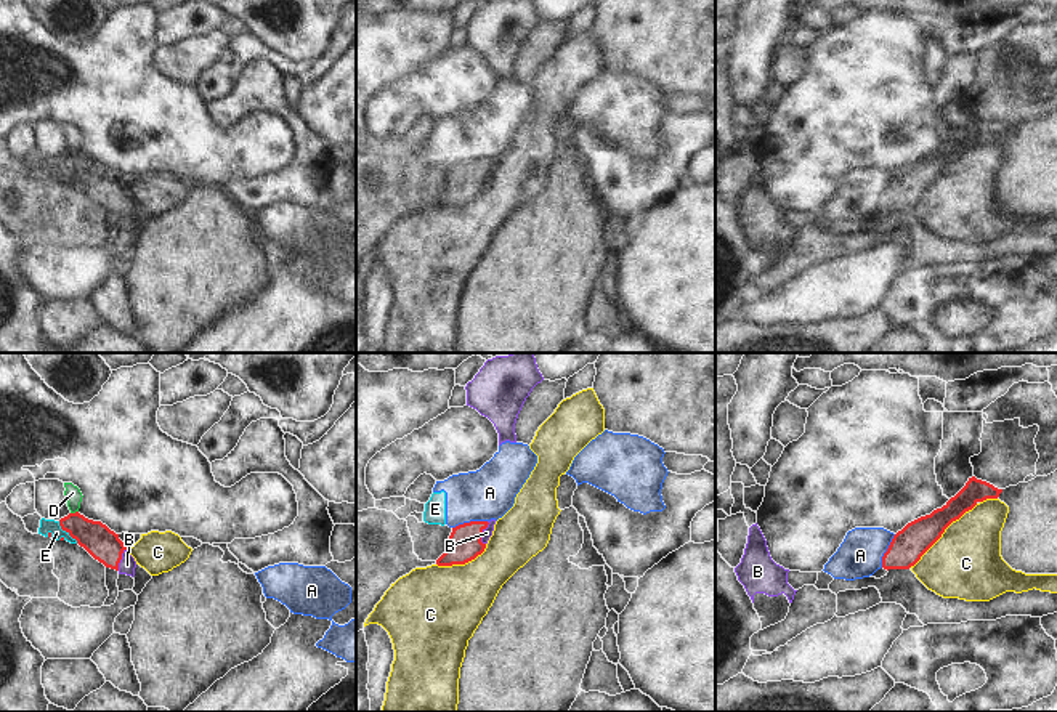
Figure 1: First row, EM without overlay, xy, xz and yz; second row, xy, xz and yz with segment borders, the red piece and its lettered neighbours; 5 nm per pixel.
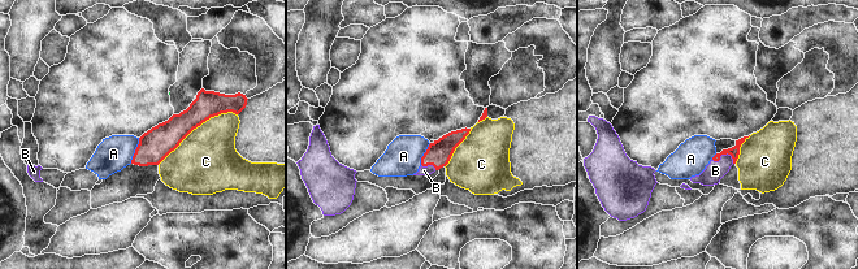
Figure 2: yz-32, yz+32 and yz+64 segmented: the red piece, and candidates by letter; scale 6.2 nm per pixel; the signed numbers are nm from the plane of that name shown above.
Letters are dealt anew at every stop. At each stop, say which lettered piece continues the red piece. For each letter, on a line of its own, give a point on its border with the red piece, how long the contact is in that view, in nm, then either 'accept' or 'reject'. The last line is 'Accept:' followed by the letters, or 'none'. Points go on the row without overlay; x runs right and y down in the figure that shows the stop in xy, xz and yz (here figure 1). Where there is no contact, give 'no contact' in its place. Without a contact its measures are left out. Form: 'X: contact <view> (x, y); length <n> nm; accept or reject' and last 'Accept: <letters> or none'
A: contact xz (470, 162); length 180 nm; reject
B: contact xz (481, 173); length 120 nm; accept
C: contact yz (943, 172); length 460 nm; reject
D: contact xy (76, 153); length 40 nm; reject
E: contact xy (66, 172); length 150 nm; reject
Accept: B

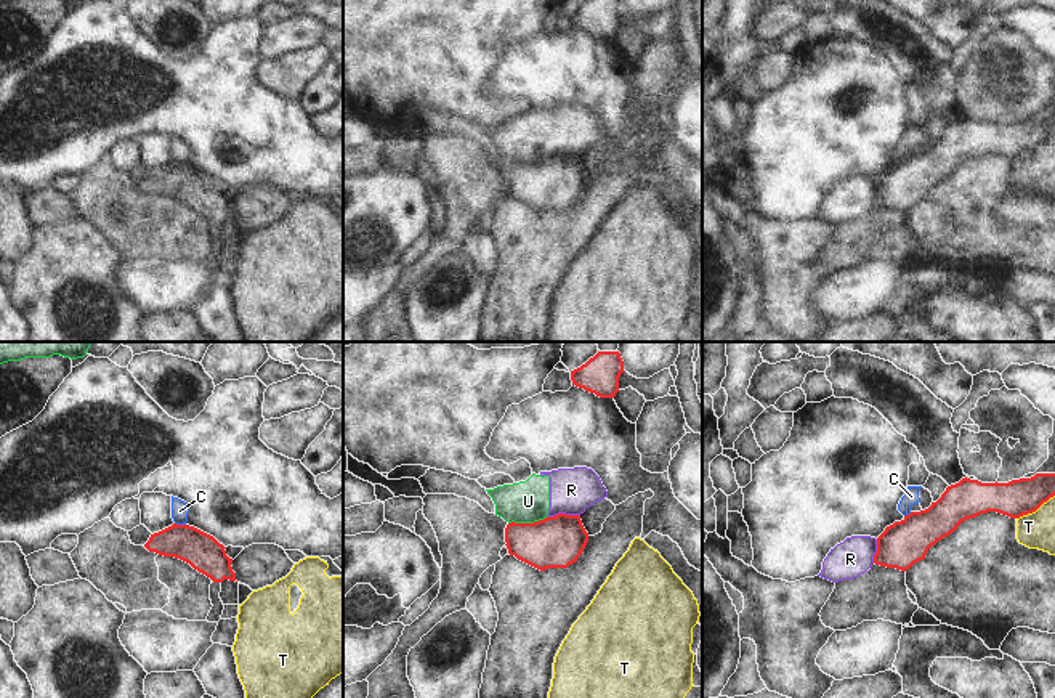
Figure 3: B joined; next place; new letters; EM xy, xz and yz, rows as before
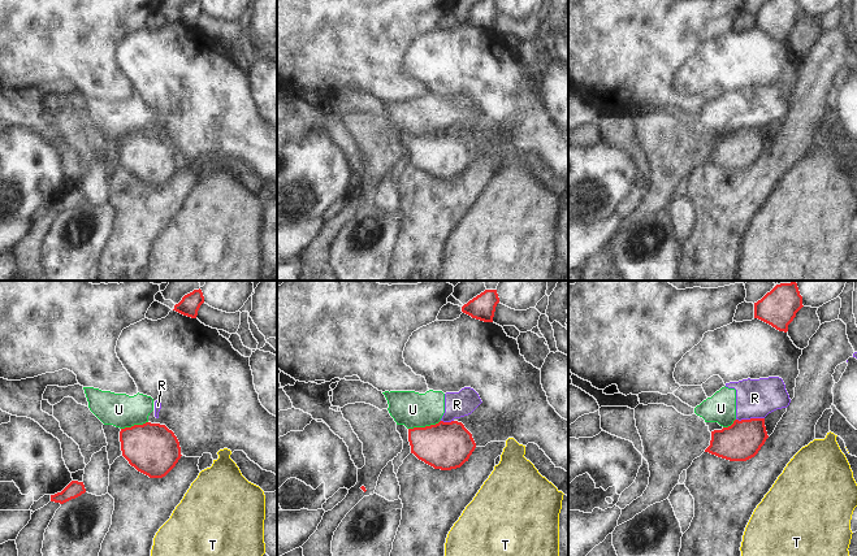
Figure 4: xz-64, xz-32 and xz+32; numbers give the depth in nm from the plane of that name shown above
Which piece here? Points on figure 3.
C: contact xy (180, 166); length 60 nm; reject
R: contact xz (563, 154); length 160 nm; reject
T: contact yz (1034, 151); length 220 nm; reject
U: contact xz (528, 164); length 200 nm; reject
Accept: none

